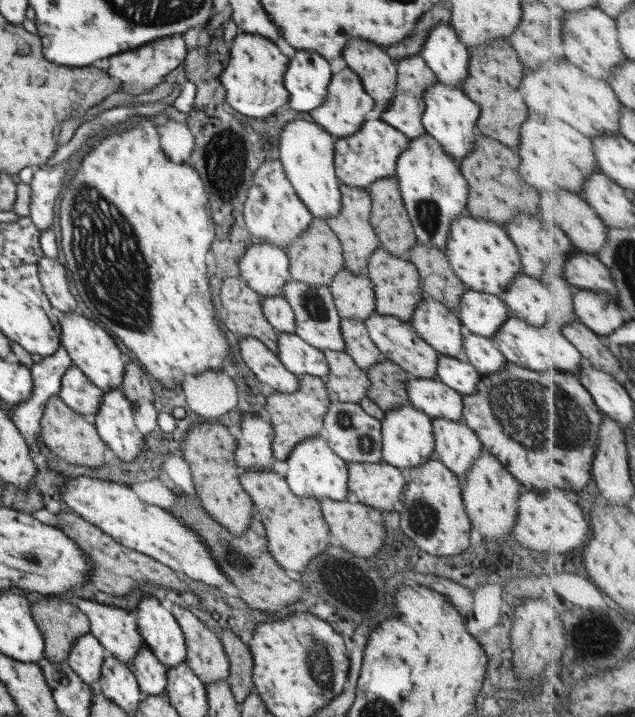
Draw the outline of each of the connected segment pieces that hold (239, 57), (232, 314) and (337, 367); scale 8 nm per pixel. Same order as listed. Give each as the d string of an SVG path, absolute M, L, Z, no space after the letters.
M239 34L233 38L231 56L221 72L221 84L225 88L227 104L243 116L265 119L274 114L275 108L287 102L287 90L283 88L283 72L287 68L287 56L283 56L275 44L257 34Z
M223 277L219 300L225 311L223 325L235 336L251 336L271 353L278 354L278 332L261 313L261 297L239 277Z
M321 351L327 362L328 374L322 382L330 402L357 403L365 398L369 380L365 370L359 369L345 352Z

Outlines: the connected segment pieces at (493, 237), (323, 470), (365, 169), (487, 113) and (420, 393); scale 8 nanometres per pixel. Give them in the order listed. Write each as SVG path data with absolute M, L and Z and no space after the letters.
M465 214L457 216L449 224L443 251L455 276L473 292L483 292L499 297L507 290L507 286L515 276L523 274L515 246L511 244L507 234L493 222L479 222Z
M309 436L291 448L284 460L286 470L284 480L295 496L301 498L329 498L329 500L350 499L346 483L348 480L346 463L329 448L326 441L318 436Z
M367 117L359 130L347 137L334 138L333 164L334 173L339 183L367 191L372 182L395 174L395 160L407 148L408 139L395 127L389 126L381 118Z
M493 40L487 46L467 48L467 76L459 84L459 88L467 98L471 99L479 107L479 116L476 122L476 131L481 135L489 136L497 142L501 142L507 148L513 148L519 144L519 124L527 118L527 108L523 104L523 98L519 94L519 82L521 82L521 64L513 52L511 46L507 46L503 40Z
M412 377L405 384L405 391L410 405L430 419L462 421L461 395L440 381Z

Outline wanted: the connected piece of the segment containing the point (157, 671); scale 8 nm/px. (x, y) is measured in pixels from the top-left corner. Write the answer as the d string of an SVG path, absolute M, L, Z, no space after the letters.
M144 645L137 650L128 666L142 694L164 694L166 692L166 667L159 664L153 653Z

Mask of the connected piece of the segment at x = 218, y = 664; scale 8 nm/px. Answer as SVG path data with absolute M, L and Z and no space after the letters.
M173 603L168 609L184 638L187 668L204 685L225 681L229 662L215 633L203 626L191 611L185 610L181 605Z

